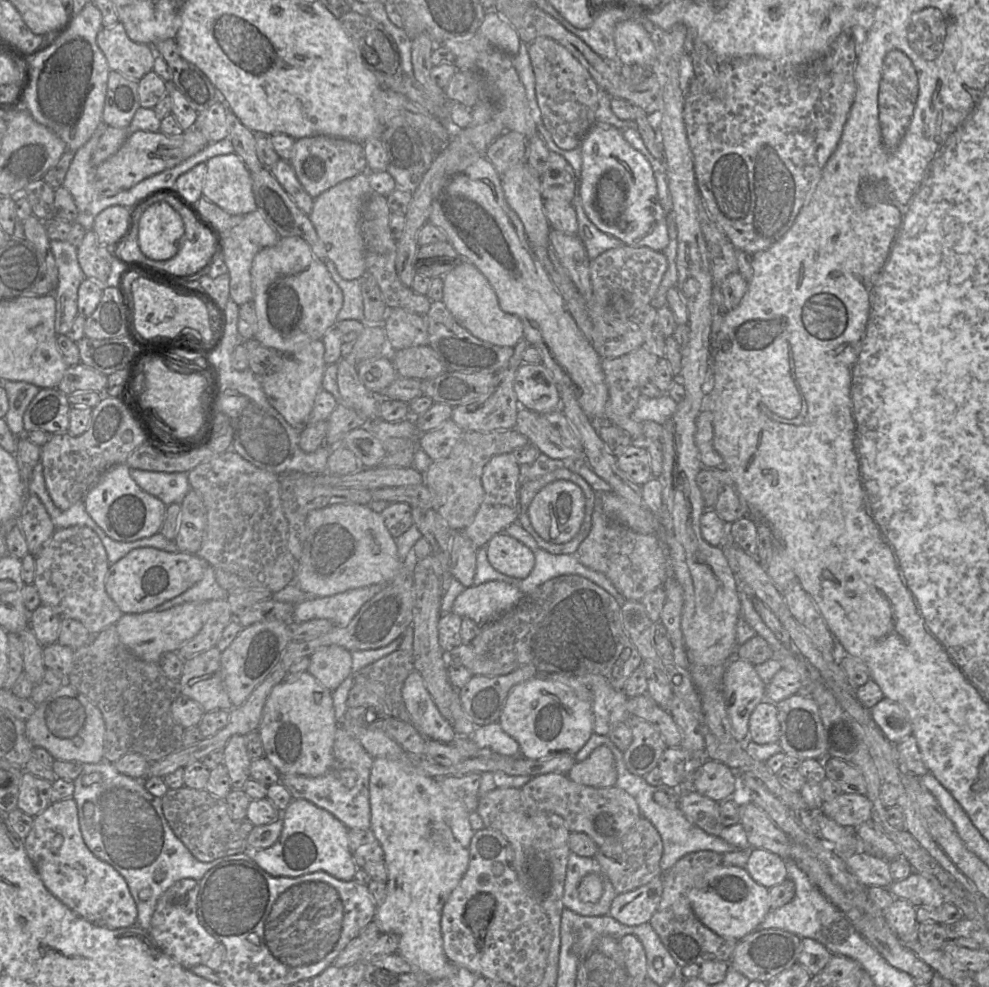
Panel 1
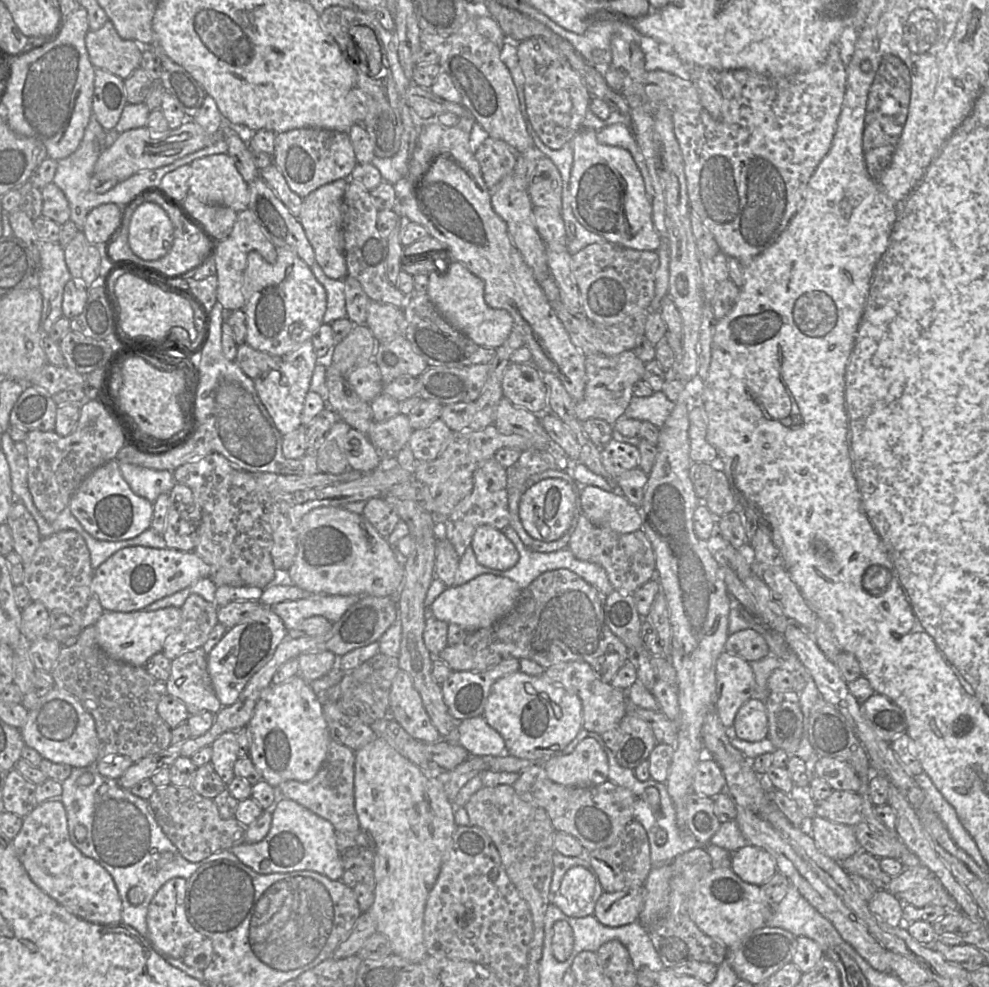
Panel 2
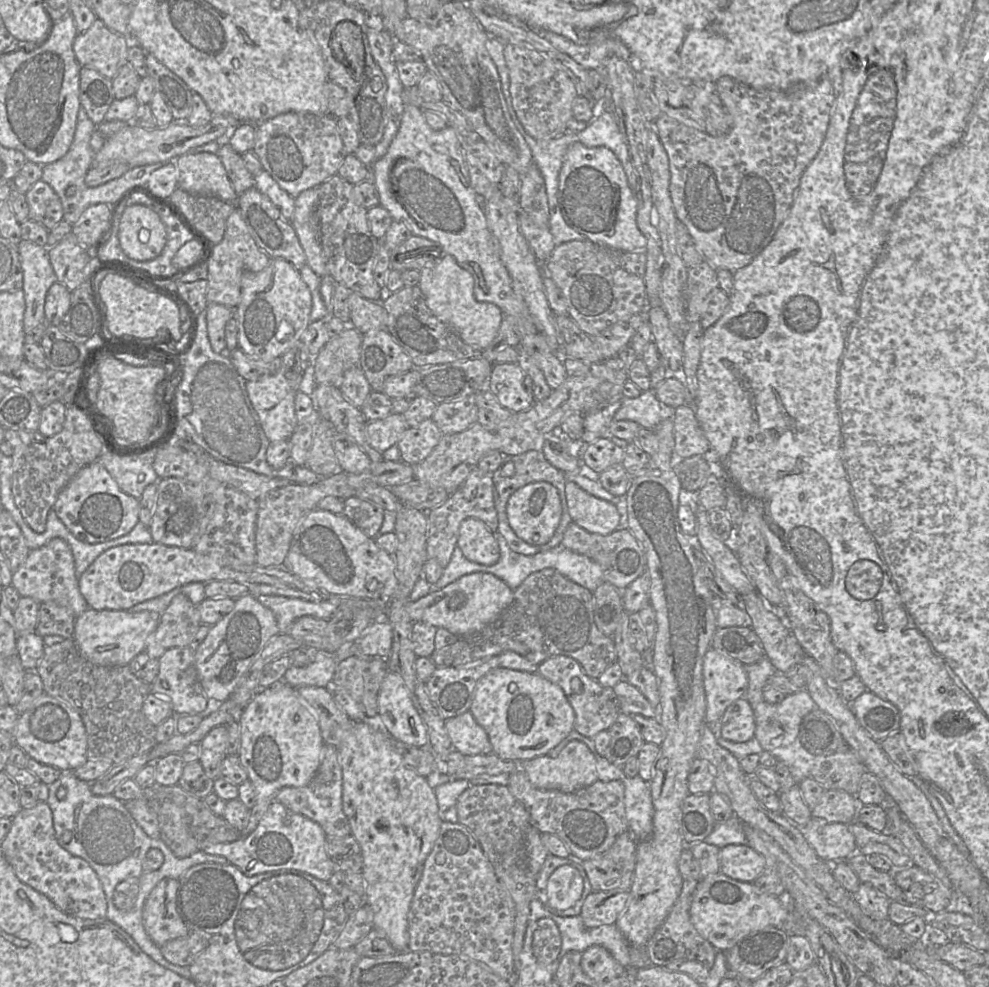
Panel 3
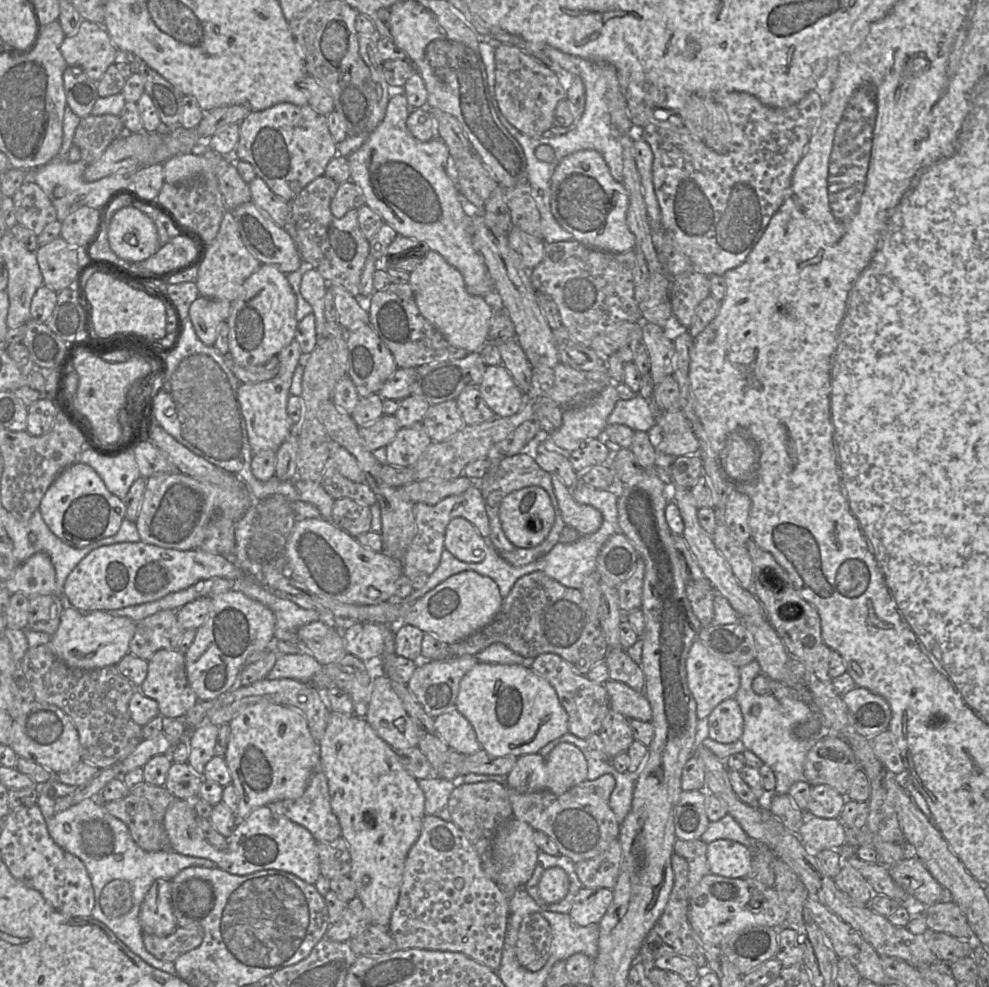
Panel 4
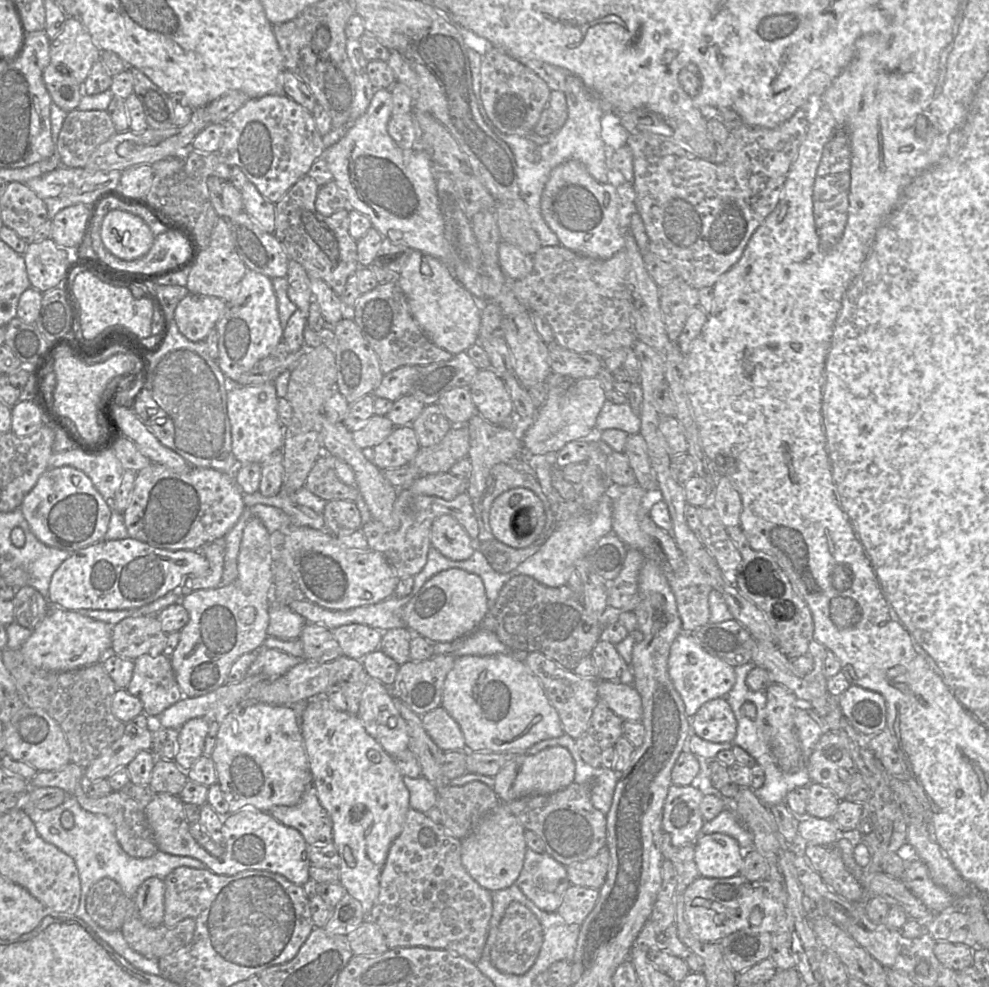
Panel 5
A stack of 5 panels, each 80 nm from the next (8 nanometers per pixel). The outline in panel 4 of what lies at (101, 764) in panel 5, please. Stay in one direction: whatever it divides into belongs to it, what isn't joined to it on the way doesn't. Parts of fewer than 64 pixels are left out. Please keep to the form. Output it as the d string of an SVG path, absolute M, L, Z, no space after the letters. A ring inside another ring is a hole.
M142 729L142 740L138 744L138 746L134 749L134 751L125 759L115 764L115 765L119 765L119 771L121 775L128 771L132 771L136 768L142 768L152 757L156 755L164 755L169 753L172 747L175 744L177 744L177 742L172 742L168 740L166 735L162 733L158 734L157 736L150 736L148 738L143 738L143 732L144 730Z

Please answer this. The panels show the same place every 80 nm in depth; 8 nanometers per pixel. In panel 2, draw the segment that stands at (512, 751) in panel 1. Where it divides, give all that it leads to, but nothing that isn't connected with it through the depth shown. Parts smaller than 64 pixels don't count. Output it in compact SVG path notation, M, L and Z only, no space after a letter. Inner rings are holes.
M482 716L458 722L456 742L472 756L507 755L503 737Z

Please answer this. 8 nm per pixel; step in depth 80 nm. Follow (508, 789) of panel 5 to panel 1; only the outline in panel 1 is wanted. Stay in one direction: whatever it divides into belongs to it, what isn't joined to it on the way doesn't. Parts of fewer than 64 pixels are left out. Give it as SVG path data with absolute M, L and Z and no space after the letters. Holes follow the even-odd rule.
M605 746L594 749L567 773L572 781L596 788L616 785L617 770L612 753Z

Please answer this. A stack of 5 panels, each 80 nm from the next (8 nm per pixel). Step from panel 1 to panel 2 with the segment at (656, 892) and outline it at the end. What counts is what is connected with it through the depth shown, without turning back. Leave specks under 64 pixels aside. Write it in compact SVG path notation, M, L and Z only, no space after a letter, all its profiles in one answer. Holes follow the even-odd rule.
M642 886L604 892L595 903L593 916L603 925L617 927L638 921L643 908Z

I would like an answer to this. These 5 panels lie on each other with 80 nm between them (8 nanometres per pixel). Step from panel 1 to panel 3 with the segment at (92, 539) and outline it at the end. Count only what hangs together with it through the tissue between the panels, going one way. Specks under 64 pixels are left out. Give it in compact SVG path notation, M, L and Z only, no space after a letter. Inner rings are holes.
M53 538L29 553L25 562L13 572L11 586L16 588L21 596L31 597L39 603L54 601L68 608L77 617L90 609L80 592L78 579L69 544L61 538Z

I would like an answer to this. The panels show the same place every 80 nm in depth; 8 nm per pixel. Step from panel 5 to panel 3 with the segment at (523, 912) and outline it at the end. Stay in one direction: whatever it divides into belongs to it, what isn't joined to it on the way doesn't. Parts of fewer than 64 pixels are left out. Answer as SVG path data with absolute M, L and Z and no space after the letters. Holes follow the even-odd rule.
M540 918L528 924L532 931L532 952L539 964L550 964L559 957L562 938L556 923L549 918Z

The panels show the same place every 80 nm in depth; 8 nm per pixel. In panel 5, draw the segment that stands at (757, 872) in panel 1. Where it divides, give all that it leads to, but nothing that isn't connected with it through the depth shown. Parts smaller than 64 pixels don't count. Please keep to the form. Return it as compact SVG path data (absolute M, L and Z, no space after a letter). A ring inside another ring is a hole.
M721 833L703 835L693 844L700 877L731 878L740 874L745 853L731 836Z

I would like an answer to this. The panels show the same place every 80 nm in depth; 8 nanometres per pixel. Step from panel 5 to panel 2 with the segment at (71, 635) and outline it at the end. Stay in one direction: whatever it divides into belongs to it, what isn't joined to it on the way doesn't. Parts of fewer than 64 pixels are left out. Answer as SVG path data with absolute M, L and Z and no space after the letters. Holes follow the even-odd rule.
M178 607L156 611L105 611L95 623L94 628L96 641L108 656L143 667L153 655L162 652L166 638L179 628L181 622L182 613Z

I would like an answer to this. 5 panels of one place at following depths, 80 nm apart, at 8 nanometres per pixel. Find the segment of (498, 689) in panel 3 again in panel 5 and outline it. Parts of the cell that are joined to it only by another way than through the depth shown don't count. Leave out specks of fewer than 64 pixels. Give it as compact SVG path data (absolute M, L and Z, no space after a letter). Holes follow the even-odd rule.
M506 654L457 657L444 682L441 707L459 724L469 752L524 752L540 741L565 735L538 677Z

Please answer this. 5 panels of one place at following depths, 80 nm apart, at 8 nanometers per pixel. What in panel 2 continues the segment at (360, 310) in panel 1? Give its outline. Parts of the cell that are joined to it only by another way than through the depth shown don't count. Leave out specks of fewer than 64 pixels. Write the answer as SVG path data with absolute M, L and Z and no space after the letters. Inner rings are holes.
M315 263L310 268L327 292L327 309L323 318L324 323L331 324L338 319L347 318L344 280L328 277L322 268Z

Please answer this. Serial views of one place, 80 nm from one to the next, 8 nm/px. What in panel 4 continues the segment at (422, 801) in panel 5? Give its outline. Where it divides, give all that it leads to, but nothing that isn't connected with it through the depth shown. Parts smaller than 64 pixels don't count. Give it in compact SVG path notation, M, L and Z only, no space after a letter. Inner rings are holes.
M429 777L418 780L418 785L425 796L425 814L450 821L451 816L446 805L451 792L457 787L452 780Z

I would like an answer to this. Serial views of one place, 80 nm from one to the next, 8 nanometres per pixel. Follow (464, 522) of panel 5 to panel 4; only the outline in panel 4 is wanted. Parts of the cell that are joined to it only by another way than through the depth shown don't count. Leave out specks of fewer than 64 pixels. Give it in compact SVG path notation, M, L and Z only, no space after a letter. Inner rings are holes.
M474 482L465 492L459 495L448 496L435 505L416 503L413 504L413 507L417 533L408 550L400 560L402 574L408 579L413 575L420 573L430 575L438 567L441 555L445 550L444 541L446 527L453 518L464 518L468 520L485 539L488 539L490 535L489 518L486 512L482 491L479 487L479 482Z

